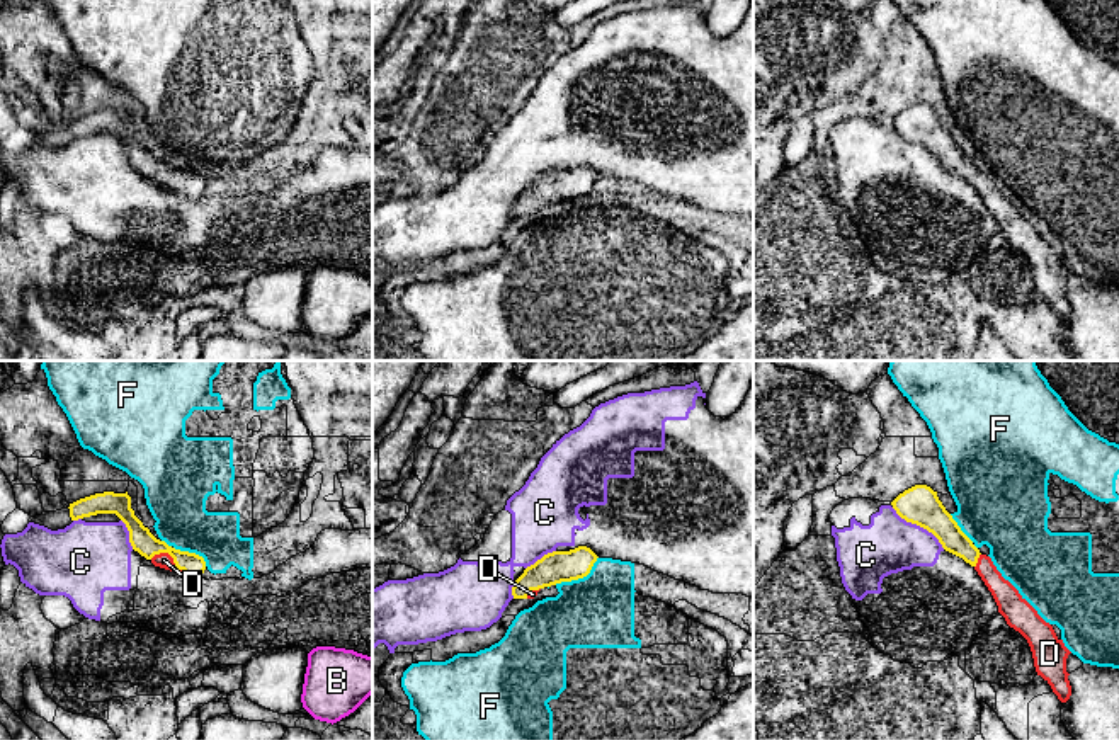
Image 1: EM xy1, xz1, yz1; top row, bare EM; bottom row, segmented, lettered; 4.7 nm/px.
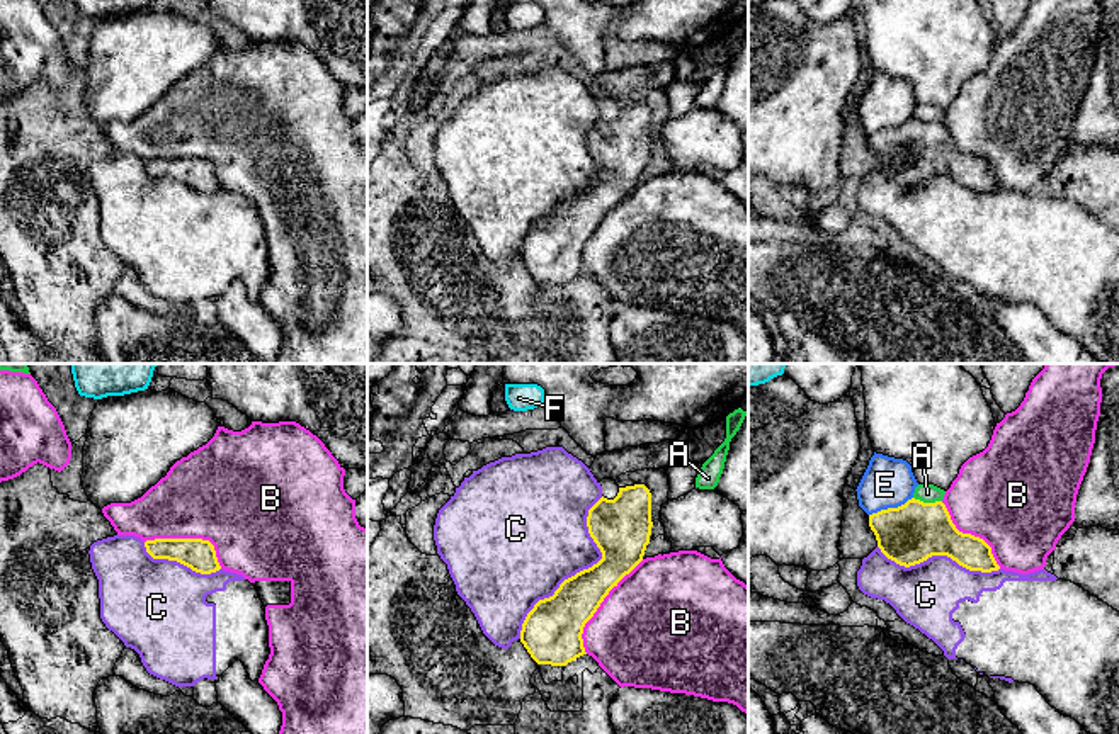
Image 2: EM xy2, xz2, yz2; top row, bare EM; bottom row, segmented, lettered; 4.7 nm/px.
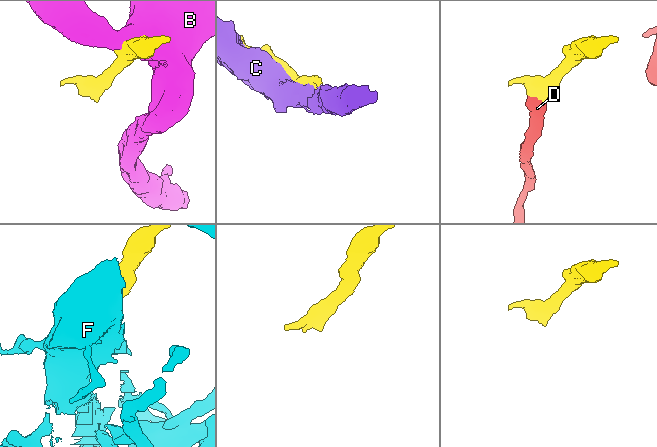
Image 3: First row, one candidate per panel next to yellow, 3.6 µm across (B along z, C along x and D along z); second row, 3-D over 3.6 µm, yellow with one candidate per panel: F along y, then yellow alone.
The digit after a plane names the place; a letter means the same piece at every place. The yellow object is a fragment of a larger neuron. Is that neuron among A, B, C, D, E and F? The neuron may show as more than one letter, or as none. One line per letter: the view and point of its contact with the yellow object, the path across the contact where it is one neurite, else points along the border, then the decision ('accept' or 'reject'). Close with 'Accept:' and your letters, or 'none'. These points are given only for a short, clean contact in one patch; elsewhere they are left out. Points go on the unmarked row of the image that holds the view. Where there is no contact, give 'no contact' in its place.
A: contact yz2 (927, 123); reject
B: contact xz2 (599, 225); reject
C: contact xz2 (580, 191); reject
D: contact xy1 (170, 174); way xy1 (142, 159), (160, 172), (170, 174), (164, 179); accept
E: contact yz2 (890, 128); reject
F: contact xz1 (579, 196); reject
Accept: D

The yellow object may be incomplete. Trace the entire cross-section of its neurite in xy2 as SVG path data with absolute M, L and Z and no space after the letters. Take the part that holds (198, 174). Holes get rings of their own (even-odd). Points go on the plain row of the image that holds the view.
M155 158L145 161L153 178L177 180L196 192L211 194L221 189L214 165L202 158Z

